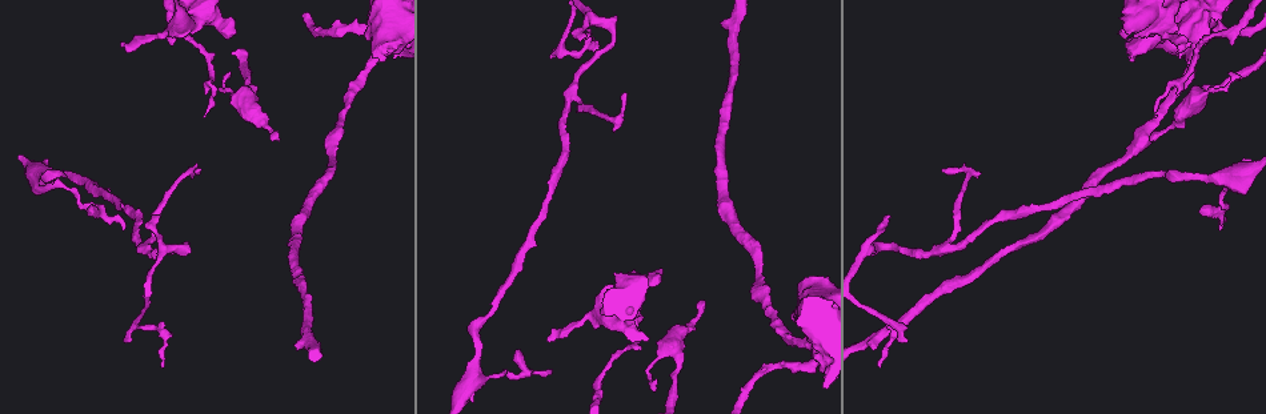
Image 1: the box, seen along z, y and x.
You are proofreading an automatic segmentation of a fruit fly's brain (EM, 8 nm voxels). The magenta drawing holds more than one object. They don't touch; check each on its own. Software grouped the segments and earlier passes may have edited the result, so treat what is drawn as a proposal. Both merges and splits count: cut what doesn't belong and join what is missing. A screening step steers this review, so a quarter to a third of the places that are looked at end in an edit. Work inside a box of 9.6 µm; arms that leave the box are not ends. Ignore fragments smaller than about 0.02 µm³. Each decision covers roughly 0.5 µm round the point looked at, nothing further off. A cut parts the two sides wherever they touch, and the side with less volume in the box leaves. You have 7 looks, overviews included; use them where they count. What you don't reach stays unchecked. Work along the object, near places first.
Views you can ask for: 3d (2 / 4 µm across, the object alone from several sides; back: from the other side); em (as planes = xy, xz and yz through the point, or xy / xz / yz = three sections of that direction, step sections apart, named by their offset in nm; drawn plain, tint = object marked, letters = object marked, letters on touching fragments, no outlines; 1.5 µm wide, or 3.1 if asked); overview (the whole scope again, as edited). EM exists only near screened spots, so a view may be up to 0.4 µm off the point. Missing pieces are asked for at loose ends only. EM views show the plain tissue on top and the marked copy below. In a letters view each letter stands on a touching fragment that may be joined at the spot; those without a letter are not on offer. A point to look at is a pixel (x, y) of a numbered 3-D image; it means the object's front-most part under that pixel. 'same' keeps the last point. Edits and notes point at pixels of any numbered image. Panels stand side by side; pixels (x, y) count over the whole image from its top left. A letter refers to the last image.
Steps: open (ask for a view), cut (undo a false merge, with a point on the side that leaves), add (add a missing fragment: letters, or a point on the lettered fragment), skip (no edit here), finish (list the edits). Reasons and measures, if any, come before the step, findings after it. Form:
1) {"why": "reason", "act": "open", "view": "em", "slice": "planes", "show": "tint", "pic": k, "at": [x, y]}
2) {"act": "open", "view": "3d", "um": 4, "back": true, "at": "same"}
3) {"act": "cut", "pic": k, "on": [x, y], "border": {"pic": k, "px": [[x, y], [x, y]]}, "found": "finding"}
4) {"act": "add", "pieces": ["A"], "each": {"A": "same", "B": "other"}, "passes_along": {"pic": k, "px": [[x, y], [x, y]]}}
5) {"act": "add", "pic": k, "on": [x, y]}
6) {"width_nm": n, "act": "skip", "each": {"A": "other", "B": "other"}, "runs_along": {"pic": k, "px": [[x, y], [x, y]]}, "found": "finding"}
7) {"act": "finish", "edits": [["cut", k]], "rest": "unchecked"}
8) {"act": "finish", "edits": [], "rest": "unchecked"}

{"why": "tapers out", "act": "open", "view": "3d", "um": 4, "pic": 1, "at": [1153, 140]}

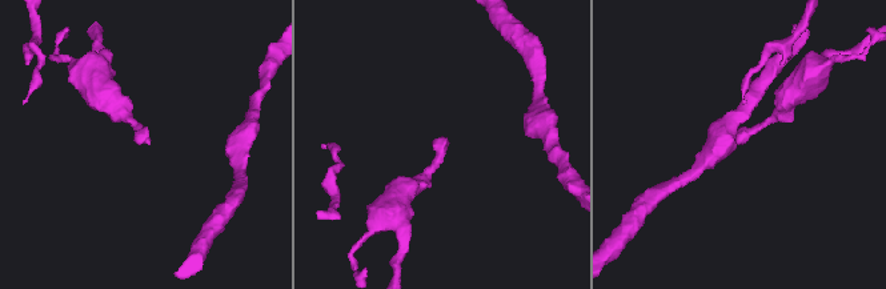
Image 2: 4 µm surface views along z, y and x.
{"act": "open", "view": "em", "slice": "planes", "show": "letters", "pic": 2, "at": [147, 142]}

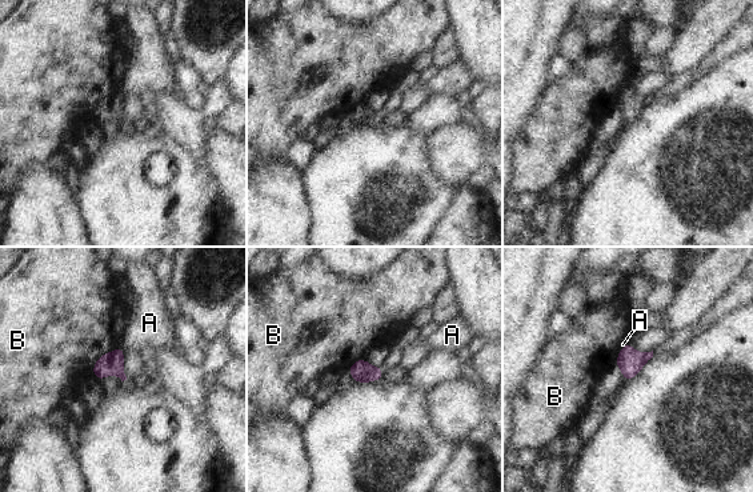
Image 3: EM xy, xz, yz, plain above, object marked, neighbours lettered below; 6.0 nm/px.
{"act": "skip", "each": {"A": "other", "B": "other"}, "found": "none of them fits"}

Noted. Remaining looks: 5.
{"why": "branch stops here", "act": "open", "view": "em", "slice": "planes", "show": "letters", "pic": 1, "at": [607, 285]}

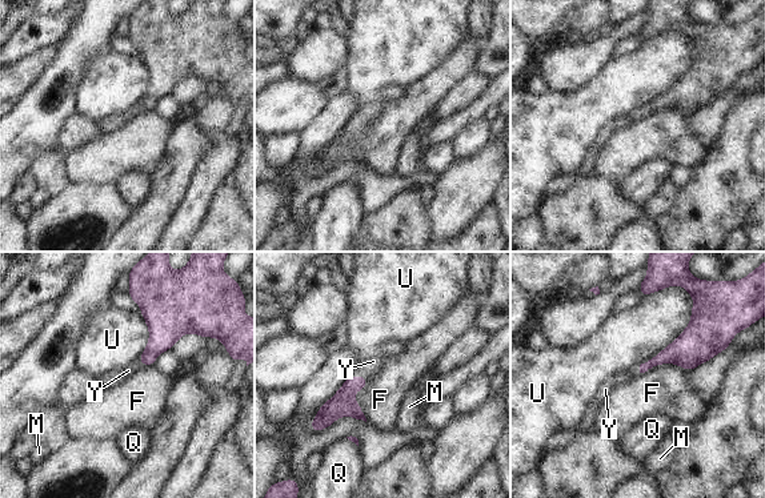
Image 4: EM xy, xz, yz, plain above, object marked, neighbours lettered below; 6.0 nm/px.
{"longest_contact_nm": ["U", 460], "act": "add", "pieces": ["Y"], "each": {"F": "other", "M": "other", "Q": "other", "U": "other", "Y": "same"}, "passes_along": {"pic": 4, "px": [[677, 352], [640, 369], [605, 389]]}, "found": "the cell continues"}

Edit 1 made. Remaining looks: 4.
{"why": "sudden change in width", "act": "open", "view": "3d", "um": 2, "pic": 1, "at": [510, 376]}

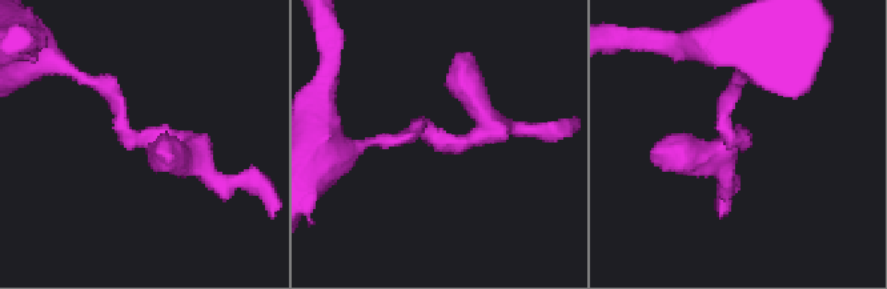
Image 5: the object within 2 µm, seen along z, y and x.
{"why": "need the tissue", "act": "open", "view": "em", "slice": "planes", "show": "letters", "pic": 5, "at": [438, 138]}

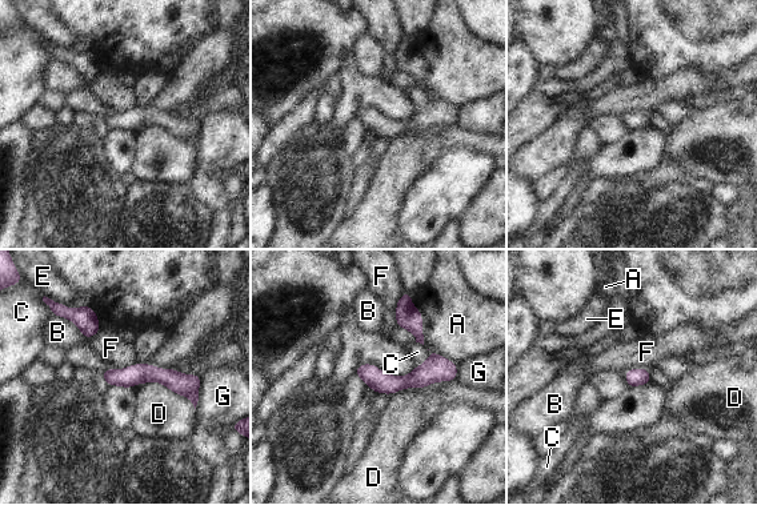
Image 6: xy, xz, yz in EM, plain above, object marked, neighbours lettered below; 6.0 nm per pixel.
{"width_nm": 110, "longest_contact_nm": ["D", 360], "act": "skip", "each": {"A": "other", "B": "other", "C": "other", "D": "other", "E": "other", "F": "other", "G": "other"}, "found": "continuous, no second cell"}

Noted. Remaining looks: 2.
{"act": "finish", "edits": [["add", 4]], "rest": "unchecked"}

